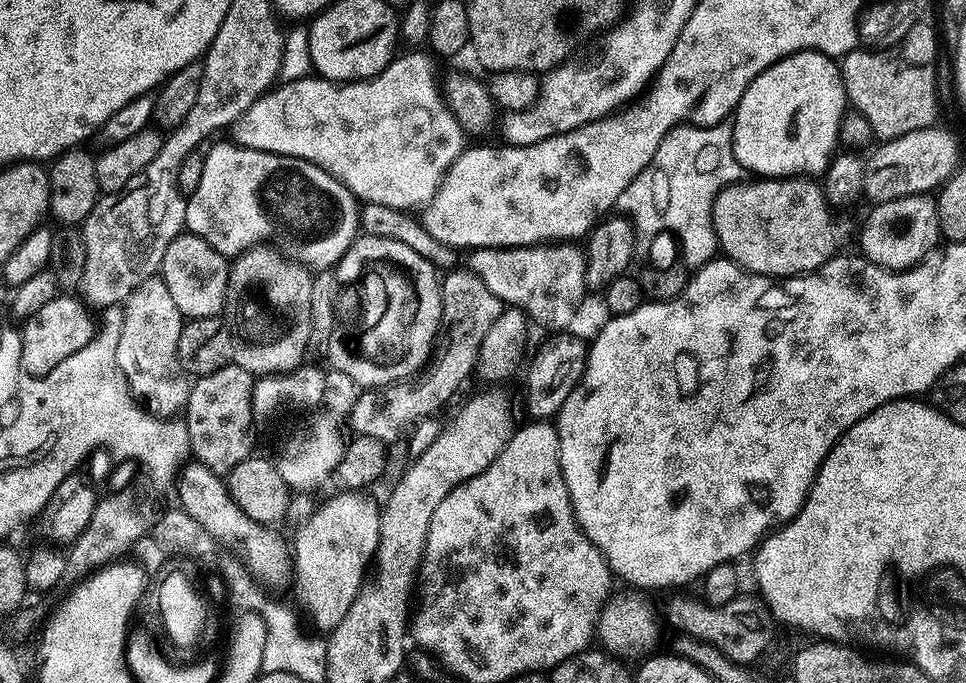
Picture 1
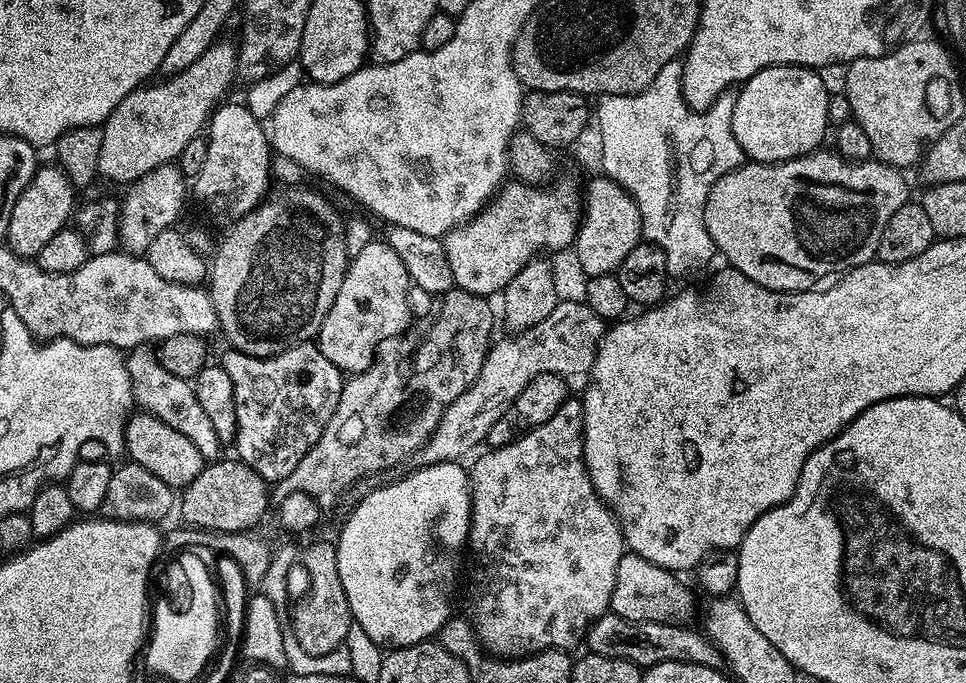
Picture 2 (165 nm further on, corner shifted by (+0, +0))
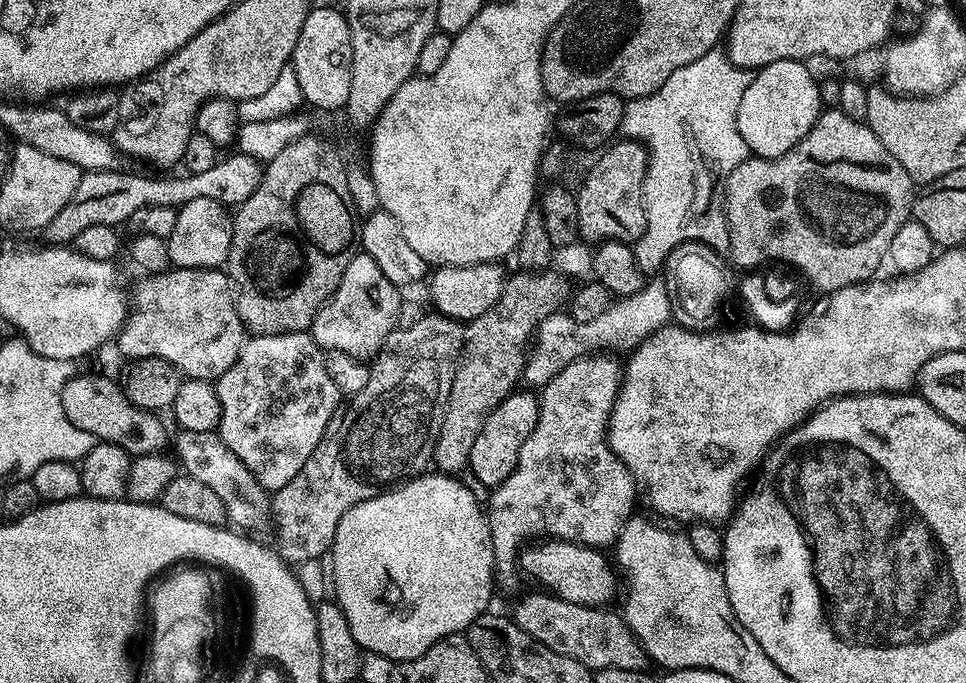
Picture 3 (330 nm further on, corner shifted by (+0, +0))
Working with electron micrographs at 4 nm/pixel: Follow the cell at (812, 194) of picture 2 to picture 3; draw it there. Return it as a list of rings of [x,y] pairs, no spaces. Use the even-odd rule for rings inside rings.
[[[830,108],[821,111],[820,116],[814,122],[814,126],[786,154],[782,154],[773,160],[767,160],[761,156],[752,156],[741,162],[724,181],[724,215],[728,217],[728,247],[730,257],[741,270],[759,269],[759,264],[764,264],[767,260],[777,260],[780,266],[787,266],[789,269],[797,268],[810,283],[816,288],[821,288],[824,294],[836,292],[839,288],[845,288],[851,284],[867,282],[877,275],[880,263],[885,263],[890,241],[894,234],[898,234],[898,226],[905,224],[912,216],[912,201],[914,199],[914,182],[902,170],[902,162],[878,142],[878,138],[870,131],[865,122],[854,122],[854,118],[846,118],[839,108]]]

